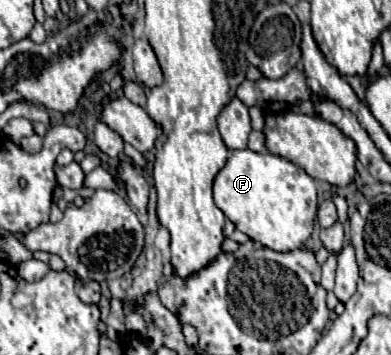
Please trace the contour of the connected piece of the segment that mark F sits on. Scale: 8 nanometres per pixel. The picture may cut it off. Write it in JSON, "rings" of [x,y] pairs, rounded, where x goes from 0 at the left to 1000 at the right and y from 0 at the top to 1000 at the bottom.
{"rings":[[[593,423],[578,468],[547,507],[547,569],[614,654],[706,710],[772,699],[803,654],[813,592],[803,501],[767,468],[691,428],[655,434],[645,423]]]}

